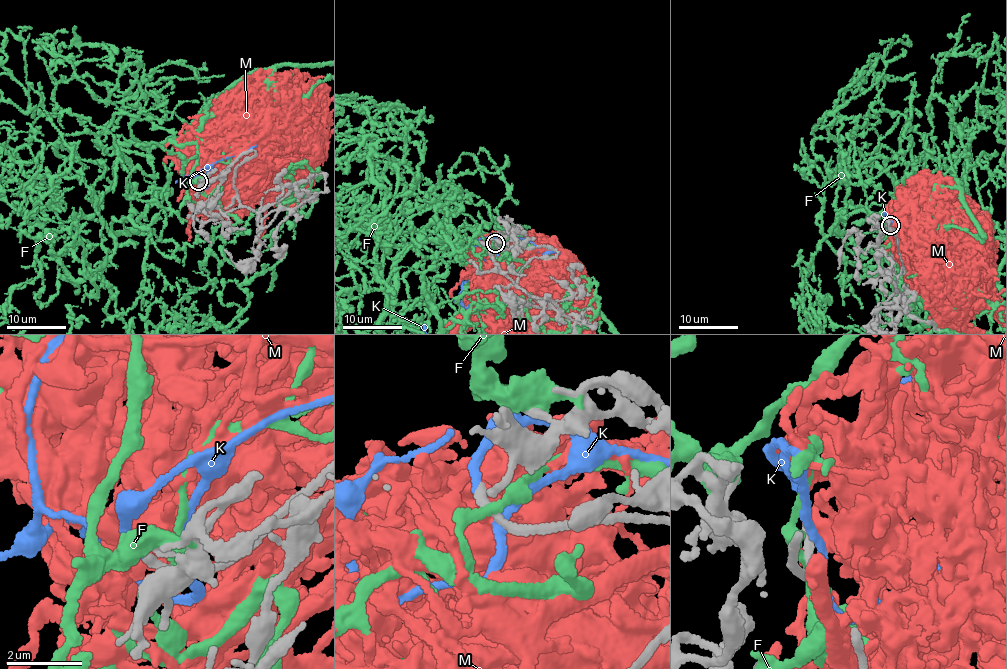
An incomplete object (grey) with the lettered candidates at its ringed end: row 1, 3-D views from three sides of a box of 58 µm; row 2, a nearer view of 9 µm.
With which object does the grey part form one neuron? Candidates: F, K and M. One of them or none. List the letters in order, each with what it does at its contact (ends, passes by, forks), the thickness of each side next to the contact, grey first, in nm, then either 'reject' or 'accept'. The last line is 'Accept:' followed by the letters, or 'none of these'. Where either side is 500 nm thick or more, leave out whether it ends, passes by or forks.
F: it passes by; 200 nm thick on the grey side, 260 nm on the other; reject
K: it forks there; 220 nm thick on the grey side, 130 nm on the other; accept
M: 240 nm thick on the grey side, 500 nm on the other; reject
Accept: K

